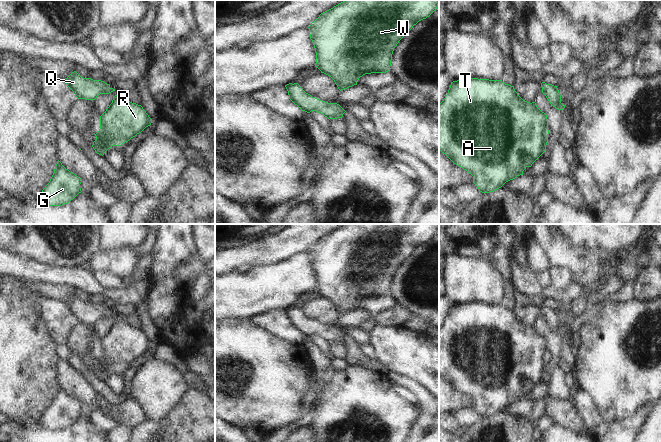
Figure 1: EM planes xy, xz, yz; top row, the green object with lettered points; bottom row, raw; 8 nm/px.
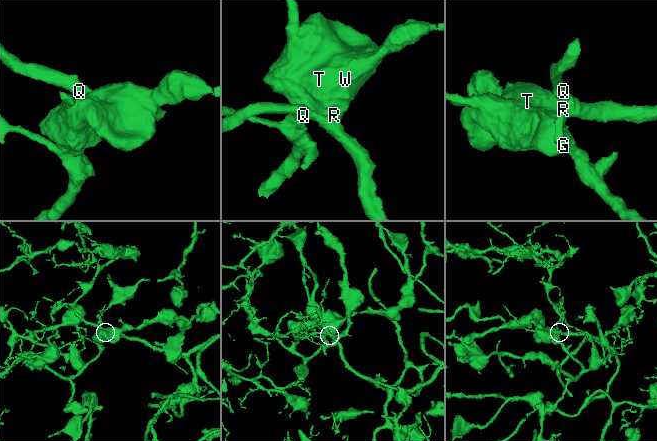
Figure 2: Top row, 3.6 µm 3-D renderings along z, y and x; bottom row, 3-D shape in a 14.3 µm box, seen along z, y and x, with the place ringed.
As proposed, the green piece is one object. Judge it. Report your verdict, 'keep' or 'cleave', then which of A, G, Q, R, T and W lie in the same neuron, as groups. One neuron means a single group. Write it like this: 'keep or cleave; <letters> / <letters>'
keep; A G Q R T W

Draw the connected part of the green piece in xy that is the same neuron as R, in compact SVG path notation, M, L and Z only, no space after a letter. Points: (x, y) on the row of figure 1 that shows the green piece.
M115 95L112 103L100 116L100 129L94 134L93 149L99 155L112 146L121 146L150 126L152 119L141 105Z

